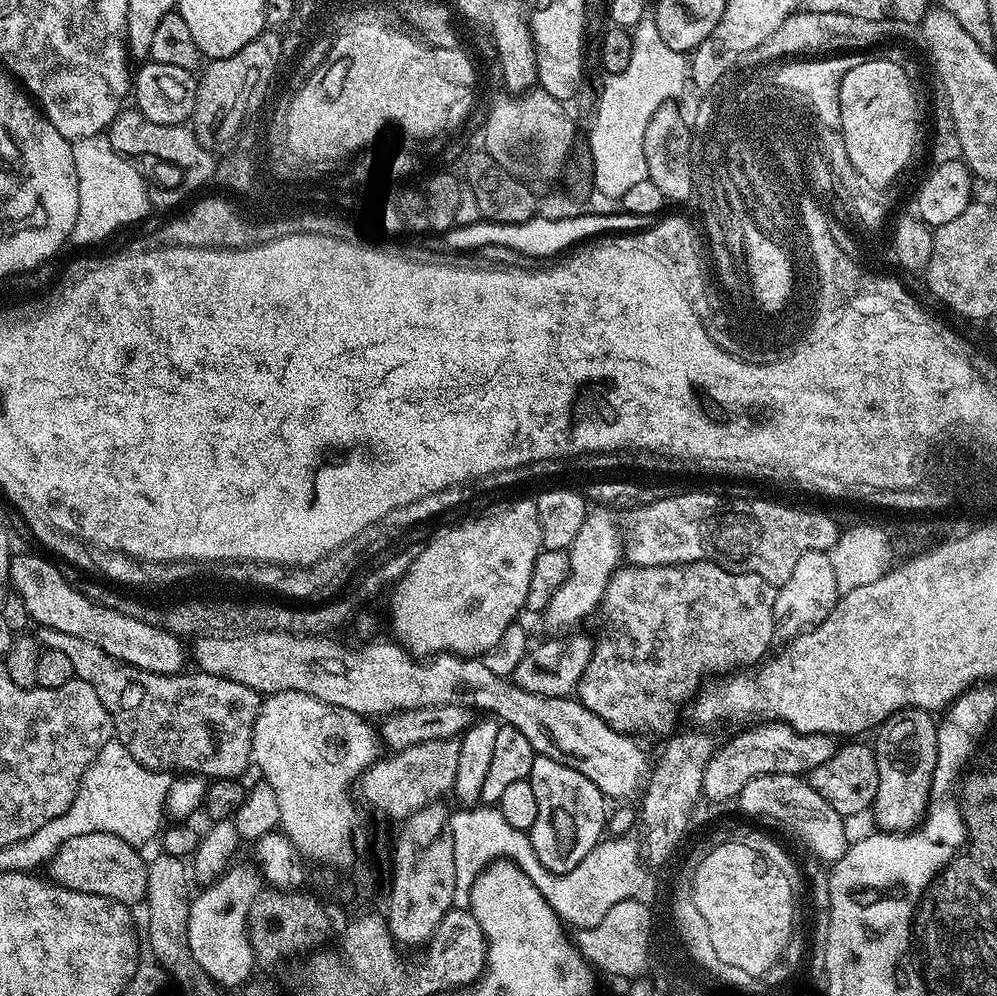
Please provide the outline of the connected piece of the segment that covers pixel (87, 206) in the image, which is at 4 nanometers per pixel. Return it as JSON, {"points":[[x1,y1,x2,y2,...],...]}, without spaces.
{"points":[[107,135,82,138,72,144,74,166,78,174,78,218,86,216,86,228,74,228,70,240,76,244,96,244,119,228,136,222,136,208,140,206,140,187,146,183,128,159,119,156,110,146]]}

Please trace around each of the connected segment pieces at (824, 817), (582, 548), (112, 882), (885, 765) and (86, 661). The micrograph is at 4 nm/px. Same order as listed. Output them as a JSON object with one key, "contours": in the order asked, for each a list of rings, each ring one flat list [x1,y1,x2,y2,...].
{"contours":[[[770,773,750,778,741,787,738,803,748,816,769,816,772,820,789,824,789,832,826,864,836,863,849,850,845,817,840,816,838,810,818,794,818,790,809,786,803,775]],[[593,507,582,522,582,530,578,530,572,547,567,549,570,570,566,574,566,582,562,582,558,590,554,590,554,598,550,598,550,602,544,607,542,619,546,627,564,630,569,626,579,625,576,623,583,616,588,616,595,608,597,611,601,607,608,580,622,564,622,528,621,525,620,528,616,525,610,512,607,507]],[[95,832,70,838,53,854,50,861,50,879,55,884,66,886,86,894,98,894,119,904,136,906,144,900,148,866,145,857,140,857,135,847,114,834]],[[904,708,883,721,872,749,878,764,878,794,872,815,881,831,909,831,927,813,934,766,937,765,937,721,921,708]],[[43,627,39,629,39,633,38,640,43,647,62,650,62,654,70,658,76,671,75,679,85,680,90,686,94,686,94,694,102,698,102,706,106,706,112,716,115,739,124,743,126,750,130,750,130,754,138,763,147,768,199,773,205,778,221,780,243,777,243,772,250,768,252,727,256,721,256,713,260,711,261,702,261,697,253,688,199,670,184,670,170,676,138,670,77,636]]]}

